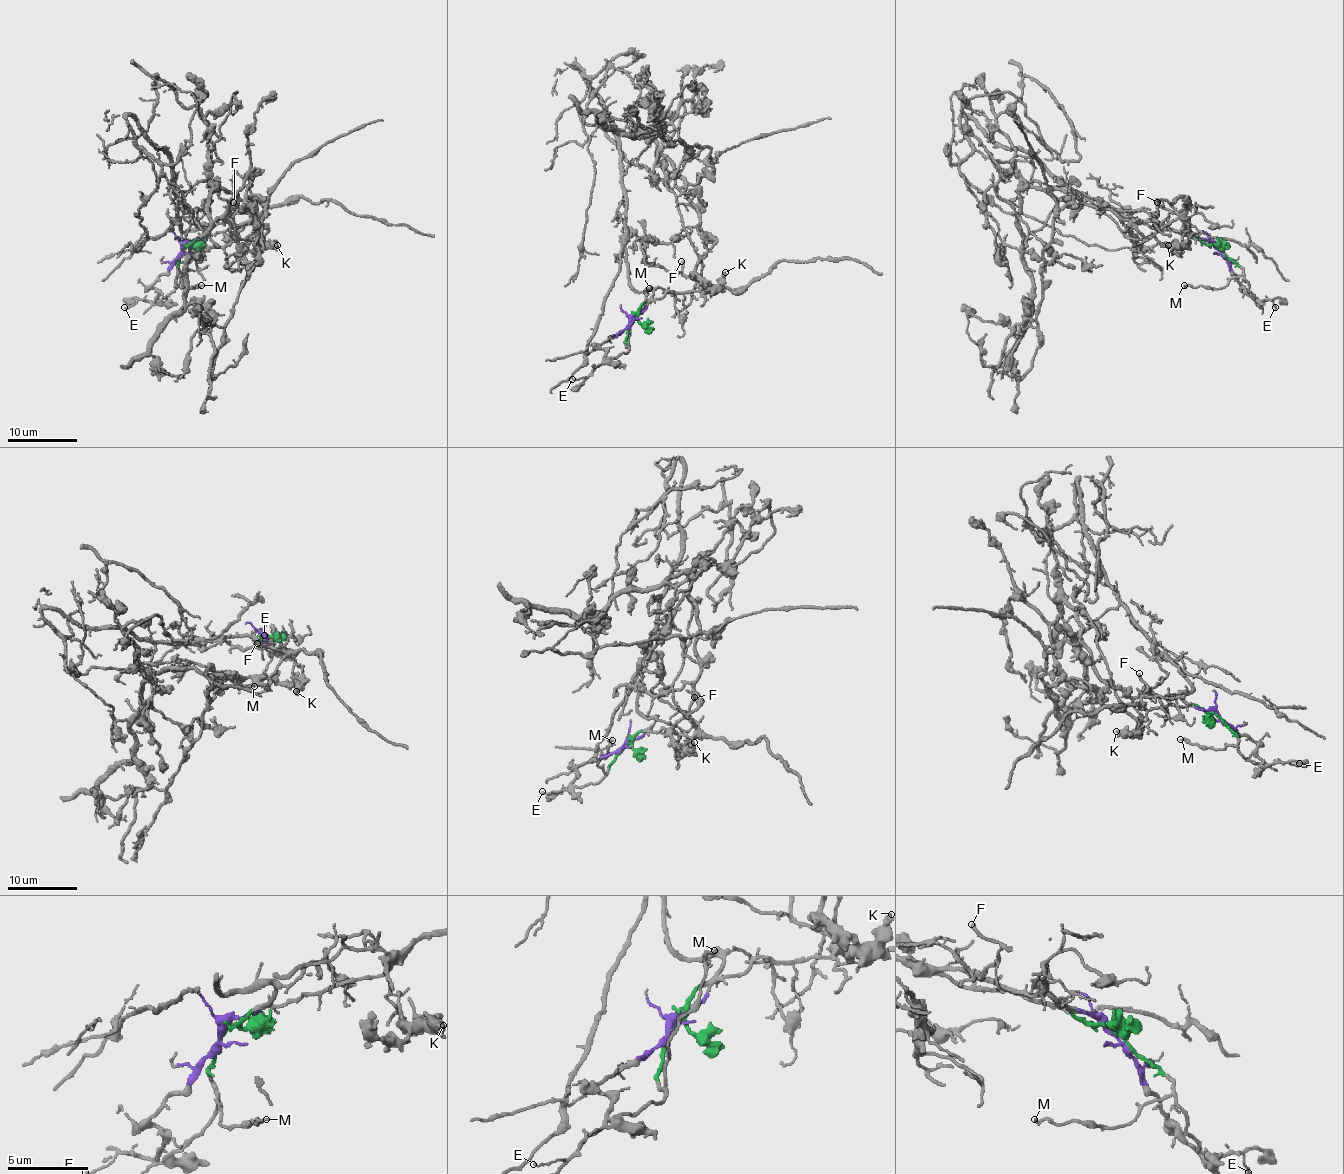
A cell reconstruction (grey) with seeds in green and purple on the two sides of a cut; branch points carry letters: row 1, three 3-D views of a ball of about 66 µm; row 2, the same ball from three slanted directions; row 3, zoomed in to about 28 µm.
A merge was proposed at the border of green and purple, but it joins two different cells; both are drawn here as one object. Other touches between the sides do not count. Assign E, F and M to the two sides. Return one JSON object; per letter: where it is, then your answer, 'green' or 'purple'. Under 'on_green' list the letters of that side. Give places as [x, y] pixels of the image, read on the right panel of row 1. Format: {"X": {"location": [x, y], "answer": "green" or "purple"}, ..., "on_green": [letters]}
{"E": {"location": [1275, 307], "answer": "purple"}, "F": {"location": [1157, 202], "answer": "purple"}, "M": {"location": [1184, 285], "answer": "green"}, "on_green": ["M"]}

